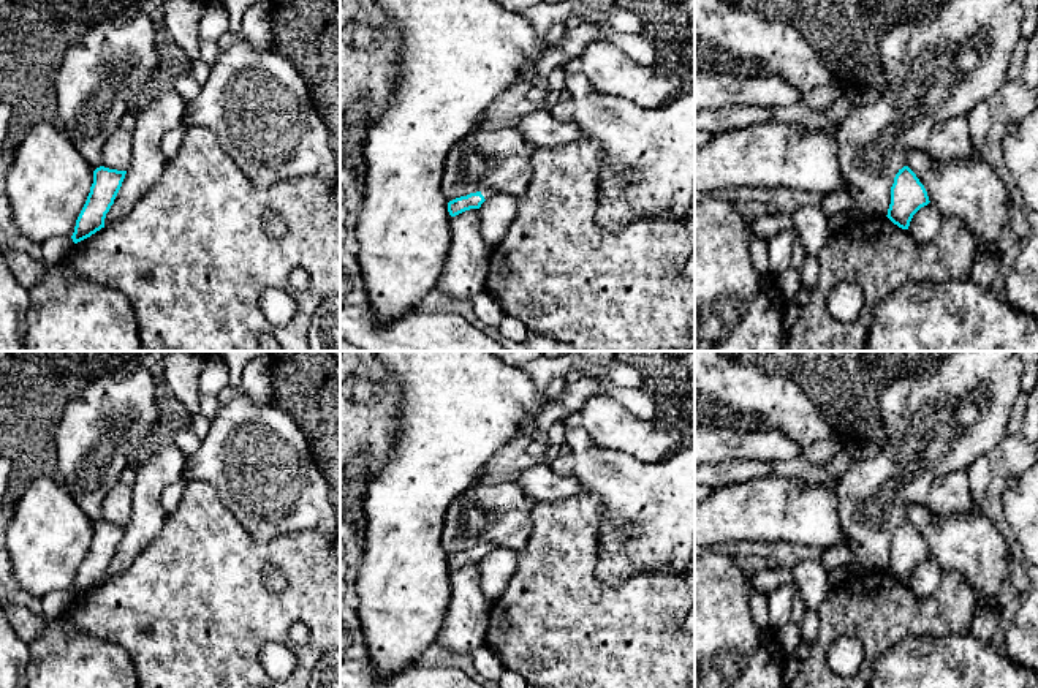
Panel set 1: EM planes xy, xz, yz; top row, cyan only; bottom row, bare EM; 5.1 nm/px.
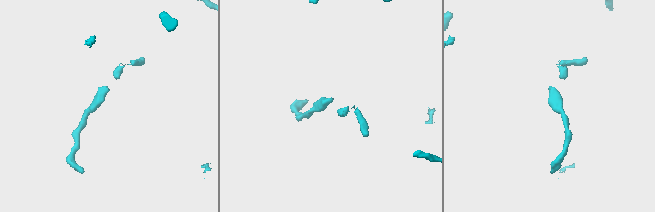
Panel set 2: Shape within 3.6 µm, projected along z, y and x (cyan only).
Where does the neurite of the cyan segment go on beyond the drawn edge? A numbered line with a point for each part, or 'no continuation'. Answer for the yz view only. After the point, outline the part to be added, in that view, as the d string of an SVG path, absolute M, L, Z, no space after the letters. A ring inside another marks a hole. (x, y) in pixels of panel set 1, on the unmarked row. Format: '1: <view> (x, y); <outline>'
no continuation

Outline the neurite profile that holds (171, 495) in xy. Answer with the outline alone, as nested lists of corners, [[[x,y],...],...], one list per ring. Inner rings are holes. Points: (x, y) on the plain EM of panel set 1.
[[[180,479],[180,481],[176,481],[176,482],[169,484],[163,490],[160,503],[161,503],[166,516],[176,511],[176,508],[180,501],[180,497],[184,493],[184,489],[185,489],[185,481]]]

